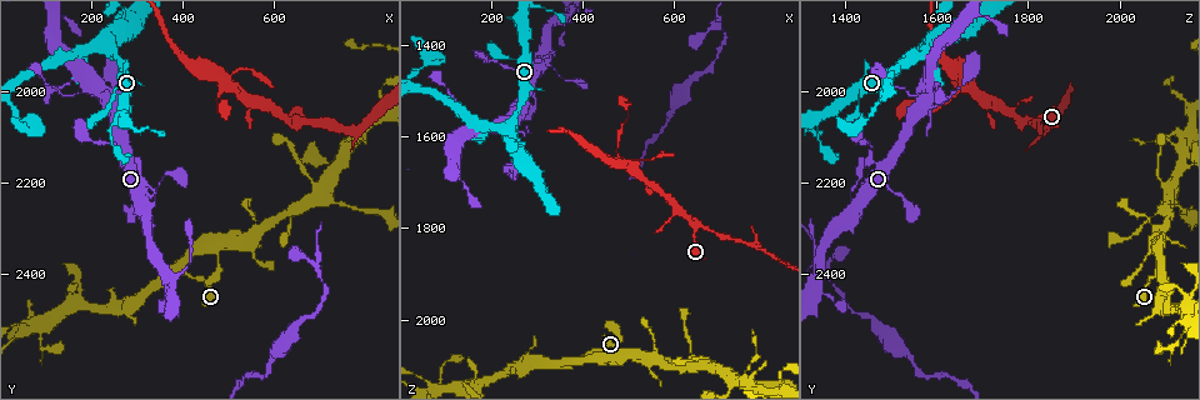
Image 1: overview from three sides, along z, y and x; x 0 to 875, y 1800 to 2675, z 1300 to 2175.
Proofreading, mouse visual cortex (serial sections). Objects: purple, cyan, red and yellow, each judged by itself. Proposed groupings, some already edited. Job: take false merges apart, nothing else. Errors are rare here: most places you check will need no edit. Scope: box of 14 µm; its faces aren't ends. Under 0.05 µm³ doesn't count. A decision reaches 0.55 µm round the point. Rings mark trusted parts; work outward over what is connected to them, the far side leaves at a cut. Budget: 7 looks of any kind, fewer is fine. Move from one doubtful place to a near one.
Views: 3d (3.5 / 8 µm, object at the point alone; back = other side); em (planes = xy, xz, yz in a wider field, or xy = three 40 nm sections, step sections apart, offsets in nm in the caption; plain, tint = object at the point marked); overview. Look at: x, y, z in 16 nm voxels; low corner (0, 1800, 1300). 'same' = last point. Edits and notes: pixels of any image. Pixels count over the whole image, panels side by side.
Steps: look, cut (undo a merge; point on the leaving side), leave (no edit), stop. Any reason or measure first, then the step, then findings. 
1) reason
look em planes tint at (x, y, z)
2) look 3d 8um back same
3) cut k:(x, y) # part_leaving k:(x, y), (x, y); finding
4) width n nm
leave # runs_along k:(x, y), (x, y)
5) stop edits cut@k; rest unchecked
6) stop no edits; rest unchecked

four or more arms meet
look 3d 3.5um at (695, 2235, 2105)

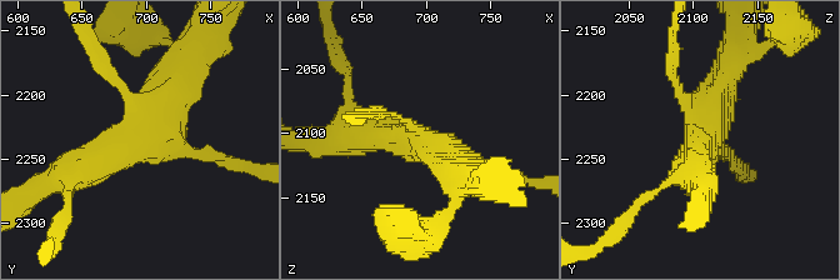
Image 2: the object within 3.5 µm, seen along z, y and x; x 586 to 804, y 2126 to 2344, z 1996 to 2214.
arms 4; arm_widths 100, 150, 400, 450 nm; shape alone is not enough
look em planes tint at (698, 2230, 2110)

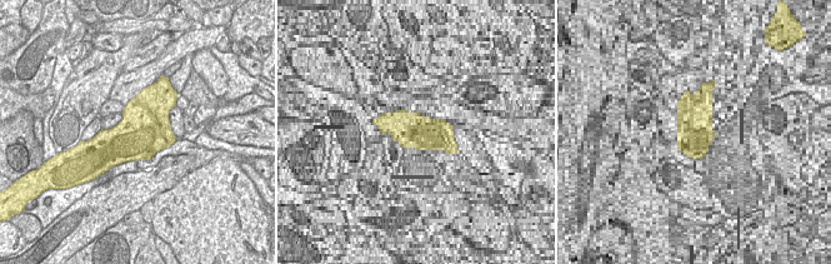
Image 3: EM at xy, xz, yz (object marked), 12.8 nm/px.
leave # all the same cell

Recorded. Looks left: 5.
two arms in line, one across
look 3d 3.5um at (630, 2060, 1785)

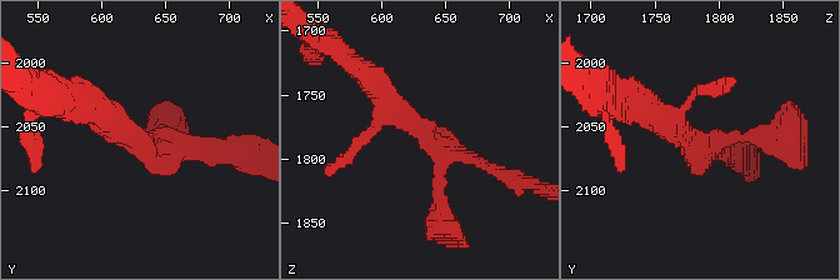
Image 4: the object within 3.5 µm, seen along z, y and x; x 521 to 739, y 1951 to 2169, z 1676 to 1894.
look em planes tint at (630, 2064, 1778)

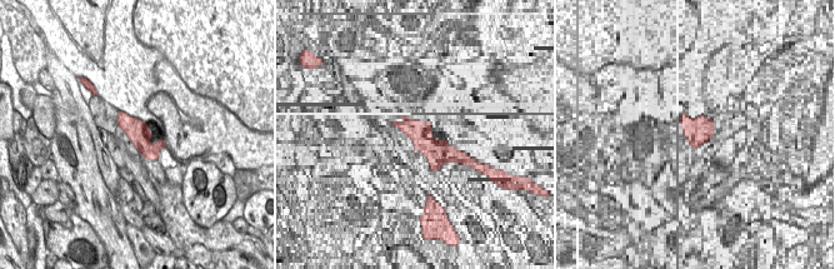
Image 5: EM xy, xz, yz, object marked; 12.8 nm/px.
width 300 nm
leave # runs_along 4:(440, 205), (440, 150), (371, 80); one cell here

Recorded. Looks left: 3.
calibre changes
look 3d 3.5um at (505, 1985, 1665)

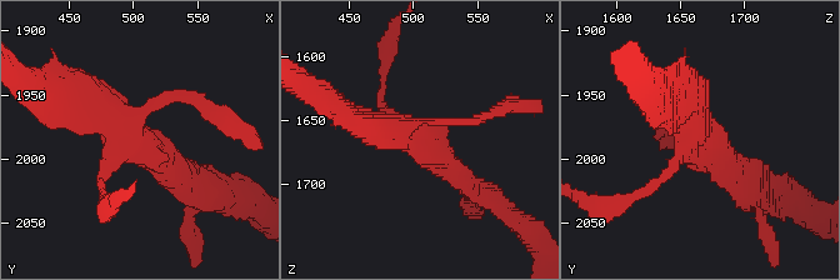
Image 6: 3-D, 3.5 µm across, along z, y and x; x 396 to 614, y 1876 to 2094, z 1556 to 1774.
look em xy step 3 tint at (502, 1982, 1664)

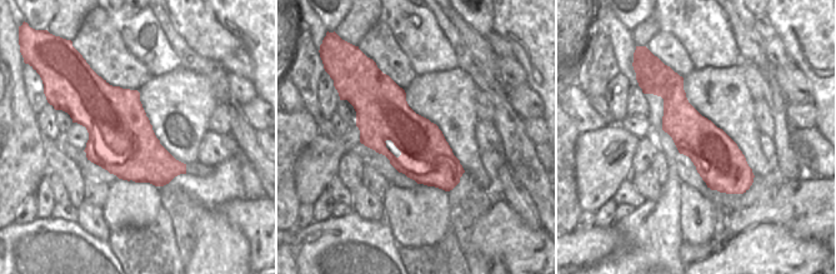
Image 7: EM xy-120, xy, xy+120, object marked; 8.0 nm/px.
leave # runs_along 7:(669, 79), (680, 119), (730, 190); all the same cell

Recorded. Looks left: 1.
stop no edits; rest unchecked

